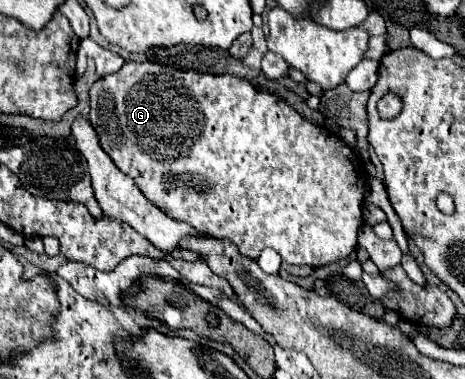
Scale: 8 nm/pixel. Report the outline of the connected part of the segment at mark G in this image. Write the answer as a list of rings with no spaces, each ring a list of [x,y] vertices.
[[[147,60],[147,62],[125,62],[123,68],[121,68],[117,74],[101,76],[101,78],[91,86],[91,90],[89,90],[89,102],[91,102],[91,126],[93,126],[93,130],[97,132],[97,138],[99,138],[101,148],[109,154],[109,158],[115,162],[115,166],[117,166],[125,176],[133,178],[135,184],[139,186],[139,190],[143,192],[143,196],[145,196],[149,202],[153,202],[159,210],[163,210],[167,216],[171,216],[173,220],[187,222],[187,224],[191,224],[193,228],[197,228],[199,232],[205,232],[205,234],[209,234],[209,236],[225,238],[225,240],[233,242],[233,244],[237,246],[237,250],[239,250],[241,256],[247,256],[247,258],[253,258],[253,260],[259,258],[259,254],[261,254],[263,248],[273,248],[273,250],[277,250],[277,252],[281,254],[281,258],[283,258],[287,264],[295,264],[295,266],[303,266],[303,264],[305,264],[305,266],[311,266],[311,268],[319,268],[319,266],[337,262],[337,260],[341,260],[341,258],[347,258],[347,256],[355,250],[355,246],[357,246],[357,230],[359,230],[361,224],[363,224],[363,210],[361,210],[361,208],[363,208],[363,192],[365,192],[365,178],[367,178],[367,176],[365,176],[363,164],[359,164],[359,162],[355,160],[353,150],[351,150],[347,144],[343,144],[337,136],[325,134],[325,132],[329,132],[329,130],[323,130],[323,128],[311,124],[309,120],[305,120],[297,110],[293,110],[293,108],[291,108],[283,98],[279,98],[277,94],[269,94],[269,92],[257,90],[249,80],[239,78],[239,76],[233,76],[233,74],[201,74],[201,72],[195,72],[195,70],[179,70],[179,68],[163,66],[163,64],[149,62],[149,60]]]

